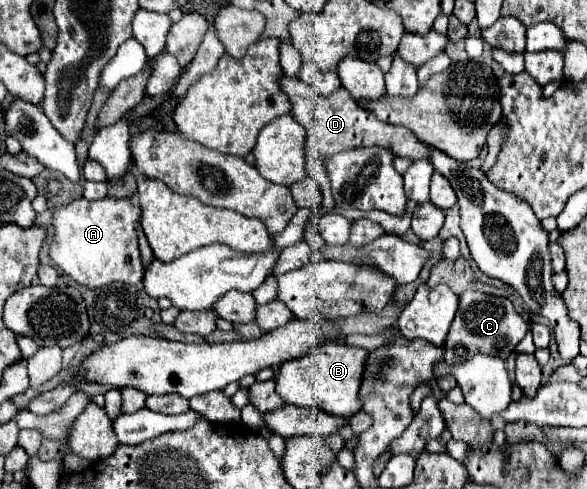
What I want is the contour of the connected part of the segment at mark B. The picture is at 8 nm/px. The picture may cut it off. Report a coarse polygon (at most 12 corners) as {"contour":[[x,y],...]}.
{"contour":[[320,343],[282,363],[290,405],[352,417],[370,351]]}

